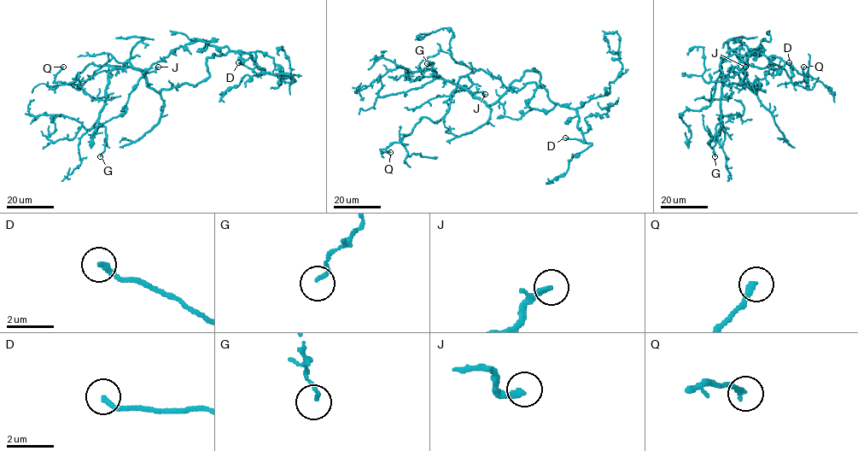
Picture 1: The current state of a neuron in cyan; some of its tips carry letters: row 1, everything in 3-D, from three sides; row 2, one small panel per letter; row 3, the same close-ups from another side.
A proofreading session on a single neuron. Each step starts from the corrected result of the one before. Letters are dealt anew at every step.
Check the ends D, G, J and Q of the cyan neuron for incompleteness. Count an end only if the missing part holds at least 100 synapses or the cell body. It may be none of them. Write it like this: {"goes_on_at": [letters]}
{"goes_on_at": []}

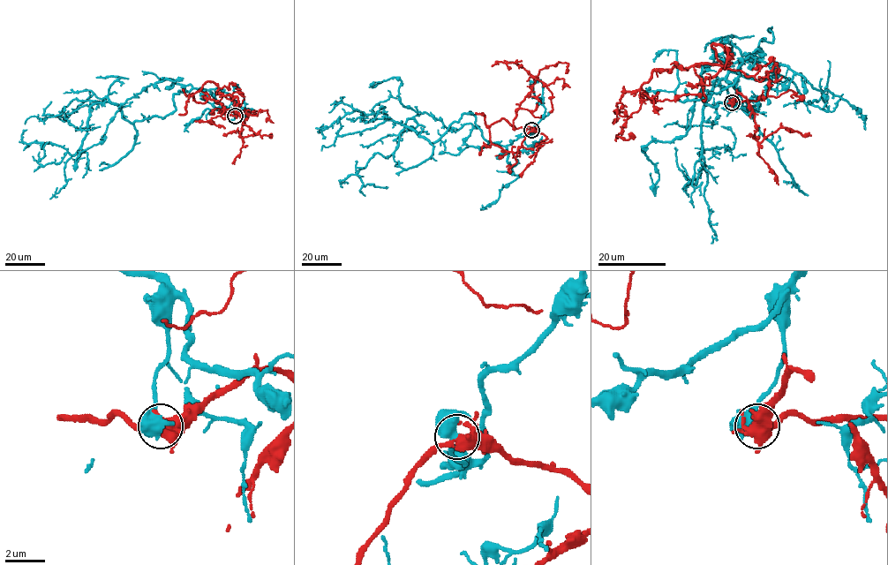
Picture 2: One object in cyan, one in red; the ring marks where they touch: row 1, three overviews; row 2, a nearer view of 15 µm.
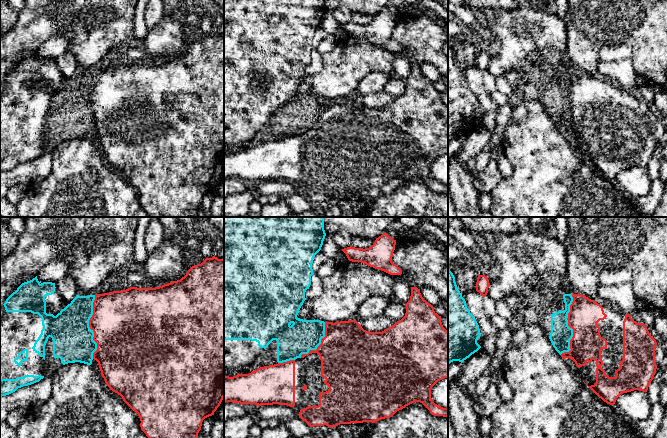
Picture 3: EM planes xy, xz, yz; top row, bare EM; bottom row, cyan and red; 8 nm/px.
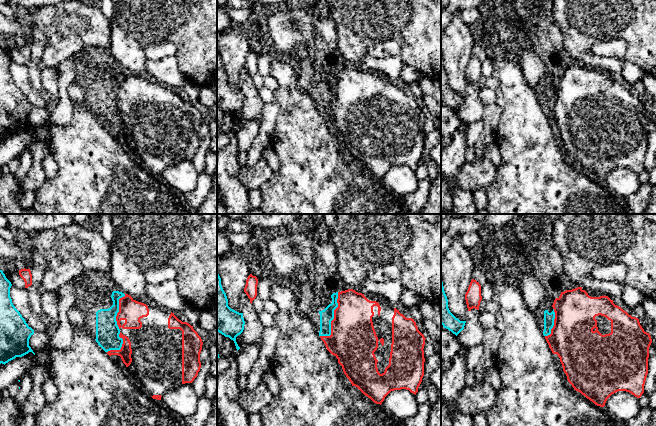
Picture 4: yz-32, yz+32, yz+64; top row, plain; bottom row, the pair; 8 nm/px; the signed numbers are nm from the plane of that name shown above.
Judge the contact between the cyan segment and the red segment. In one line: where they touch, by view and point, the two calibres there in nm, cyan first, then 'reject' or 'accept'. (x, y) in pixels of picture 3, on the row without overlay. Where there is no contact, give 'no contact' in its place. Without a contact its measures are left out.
contact yz (569, 103); calibres 170 and 260 nm; reject

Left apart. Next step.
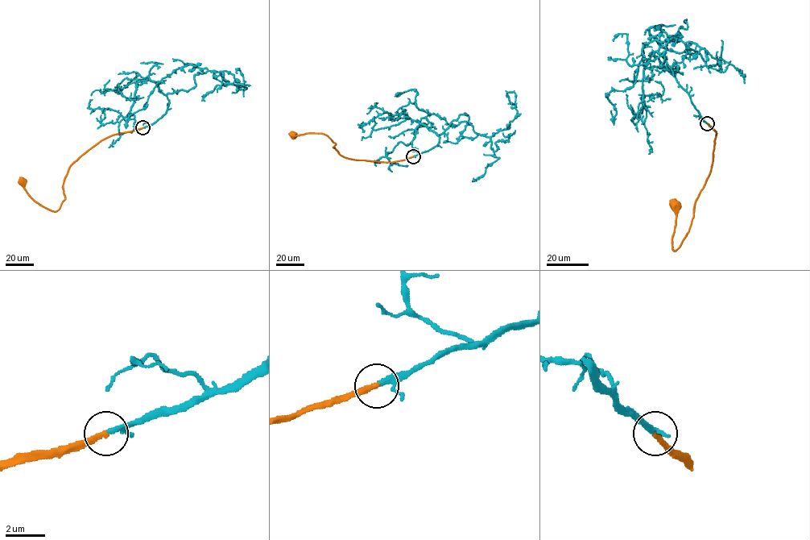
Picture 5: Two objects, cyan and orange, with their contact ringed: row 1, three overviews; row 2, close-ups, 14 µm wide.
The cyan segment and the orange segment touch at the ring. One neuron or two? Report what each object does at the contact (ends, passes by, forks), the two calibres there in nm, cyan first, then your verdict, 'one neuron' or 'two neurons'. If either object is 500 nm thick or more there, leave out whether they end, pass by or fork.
cyan passes by | orange ends | 190/280 nm | one neuron

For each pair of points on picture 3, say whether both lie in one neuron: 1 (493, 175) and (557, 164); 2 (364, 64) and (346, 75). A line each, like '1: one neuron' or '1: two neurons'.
1: two neurons
2: one neuron

